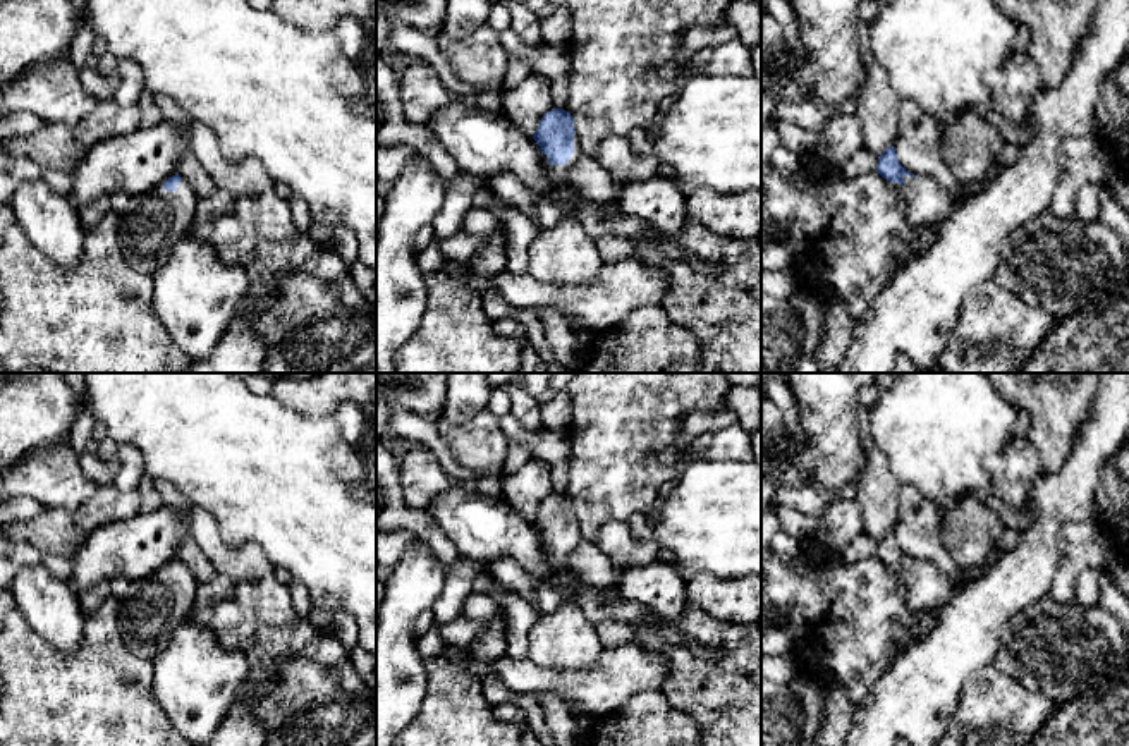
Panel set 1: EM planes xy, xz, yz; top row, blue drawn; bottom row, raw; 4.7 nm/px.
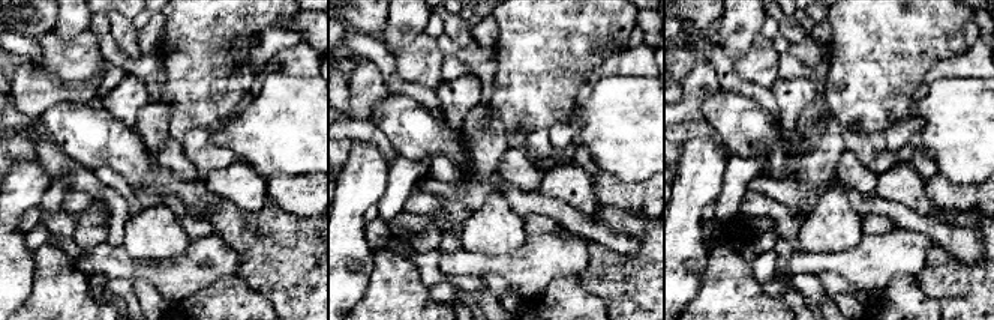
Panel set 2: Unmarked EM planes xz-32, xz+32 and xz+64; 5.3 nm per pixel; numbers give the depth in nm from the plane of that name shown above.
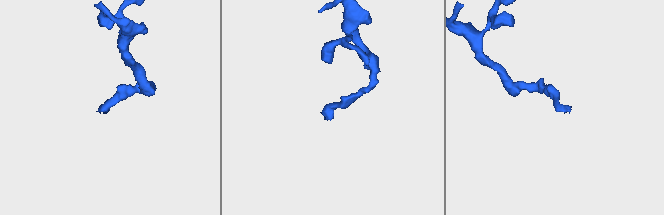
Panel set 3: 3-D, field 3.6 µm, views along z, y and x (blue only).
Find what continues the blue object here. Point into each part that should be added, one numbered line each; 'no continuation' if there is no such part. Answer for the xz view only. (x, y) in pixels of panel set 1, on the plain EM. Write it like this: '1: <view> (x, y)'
1: xz (559, 559)

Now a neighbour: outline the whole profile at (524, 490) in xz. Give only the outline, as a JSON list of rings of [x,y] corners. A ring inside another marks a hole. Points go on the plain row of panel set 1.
[[[538,457],[519,471],[500,476],[500,497],[526,521],[533,521],[541,502],[553,493],[552,471]]]

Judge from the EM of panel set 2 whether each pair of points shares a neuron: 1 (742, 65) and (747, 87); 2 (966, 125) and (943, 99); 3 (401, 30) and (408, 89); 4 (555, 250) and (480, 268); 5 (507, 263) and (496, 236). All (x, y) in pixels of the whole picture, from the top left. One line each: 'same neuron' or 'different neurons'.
1: different neurons
2: same neuron
3: different neurons
4: same neuron
5: different neurons

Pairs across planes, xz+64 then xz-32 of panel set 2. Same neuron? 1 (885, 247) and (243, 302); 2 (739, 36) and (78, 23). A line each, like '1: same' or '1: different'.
1: different
2: same

